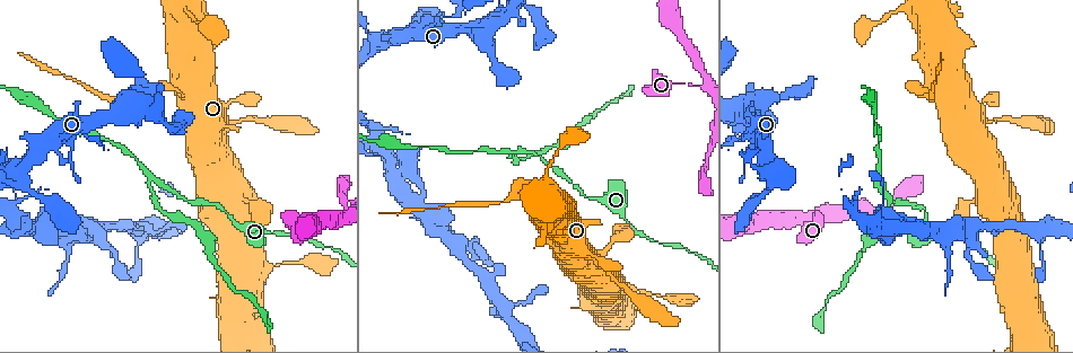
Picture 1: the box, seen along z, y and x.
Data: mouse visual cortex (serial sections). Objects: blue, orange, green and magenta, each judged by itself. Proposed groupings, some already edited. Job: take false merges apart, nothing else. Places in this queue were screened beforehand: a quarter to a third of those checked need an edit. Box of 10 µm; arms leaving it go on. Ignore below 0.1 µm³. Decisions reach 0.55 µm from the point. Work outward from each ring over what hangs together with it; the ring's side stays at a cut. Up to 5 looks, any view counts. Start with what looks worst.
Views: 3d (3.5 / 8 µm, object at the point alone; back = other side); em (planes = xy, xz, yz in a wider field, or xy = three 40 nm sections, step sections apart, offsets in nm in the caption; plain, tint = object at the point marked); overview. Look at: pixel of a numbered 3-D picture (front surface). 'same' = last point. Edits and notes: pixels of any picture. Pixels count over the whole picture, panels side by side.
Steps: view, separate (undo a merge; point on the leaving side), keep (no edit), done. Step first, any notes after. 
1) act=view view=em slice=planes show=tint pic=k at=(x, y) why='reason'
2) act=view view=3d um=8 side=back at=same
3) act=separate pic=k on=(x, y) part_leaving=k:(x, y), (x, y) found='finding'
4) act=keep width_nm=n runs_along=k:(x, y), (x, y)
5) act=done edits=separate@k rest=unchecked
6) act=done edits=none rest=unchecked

act=view view=3d um=3.5 pic=1 at=(696, 85) why='three arms meet'

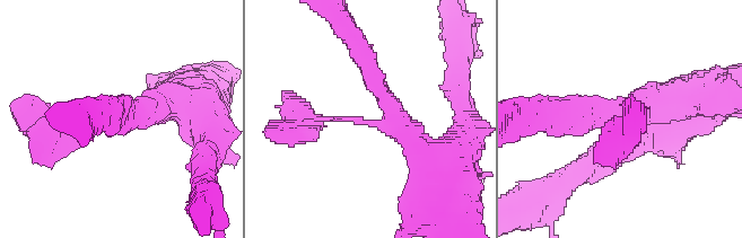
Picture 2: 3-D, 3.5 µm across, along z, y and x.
act=view view=em slice=xy step=1 show=tint pic=2 at=(373, 124) why='shape alone is not enough'

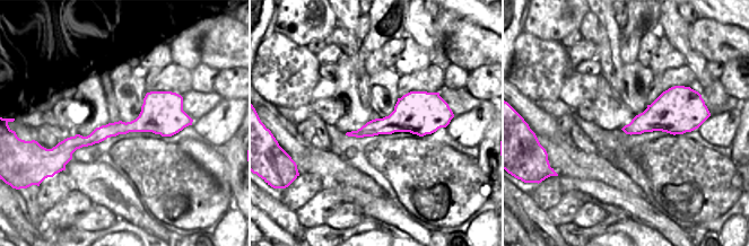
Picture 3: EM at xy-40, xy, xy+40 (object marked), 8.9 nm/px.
act=keep arms=3 runs_along=3:(182, 117), (153, 117), (67, 142) found='continuous, no second cell'

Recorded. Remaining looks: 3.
act=view view=em slice=planes show=tint pic=1 at=(922, 209) why='narrows sharply'

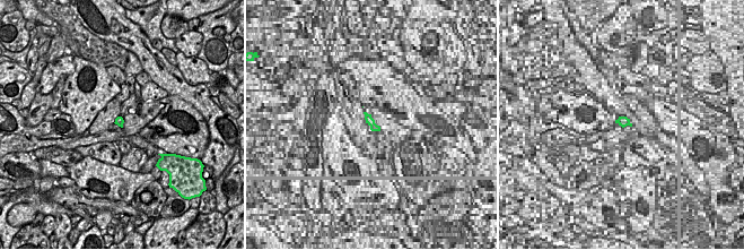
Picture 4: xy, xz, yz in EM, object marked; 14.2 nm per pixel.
act=view view=3d um=3.5 at=same why='see where the arms go'

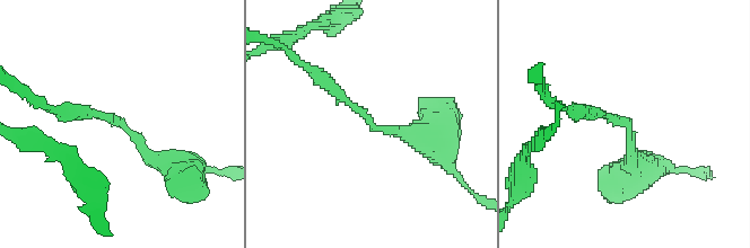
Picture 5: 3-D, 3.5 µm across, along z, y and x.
act=keep runs_along=5:(432, 135), (376, 130), (321, 78) found='all the same cell'

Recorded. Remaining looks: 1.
act=done edits=none rest=unchecked

